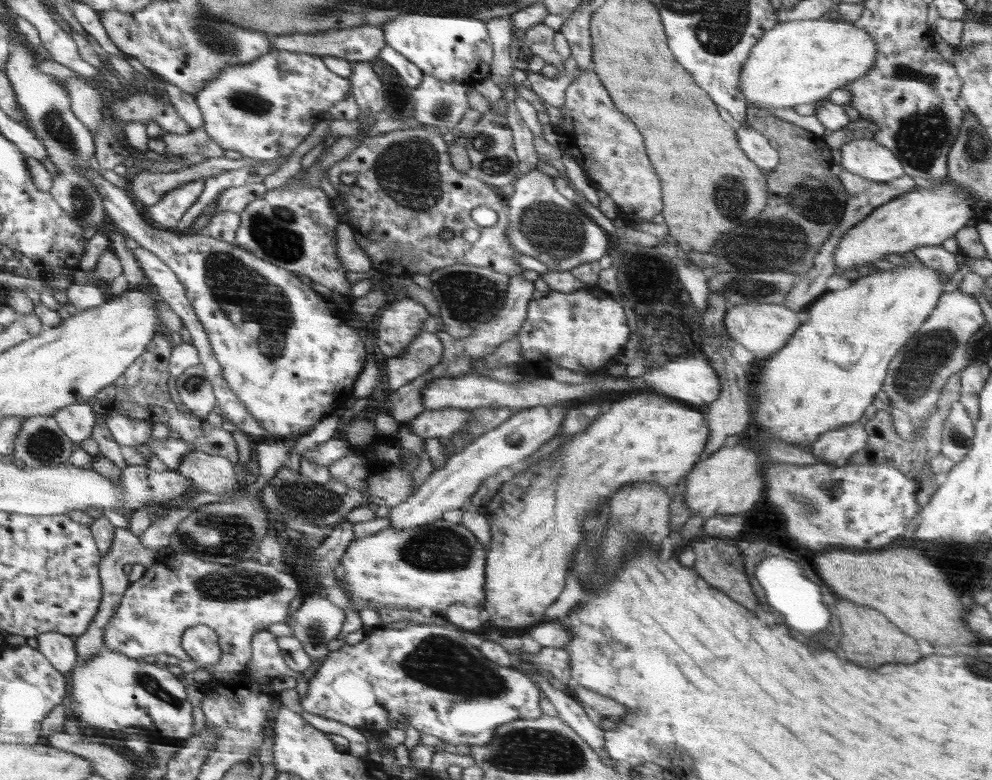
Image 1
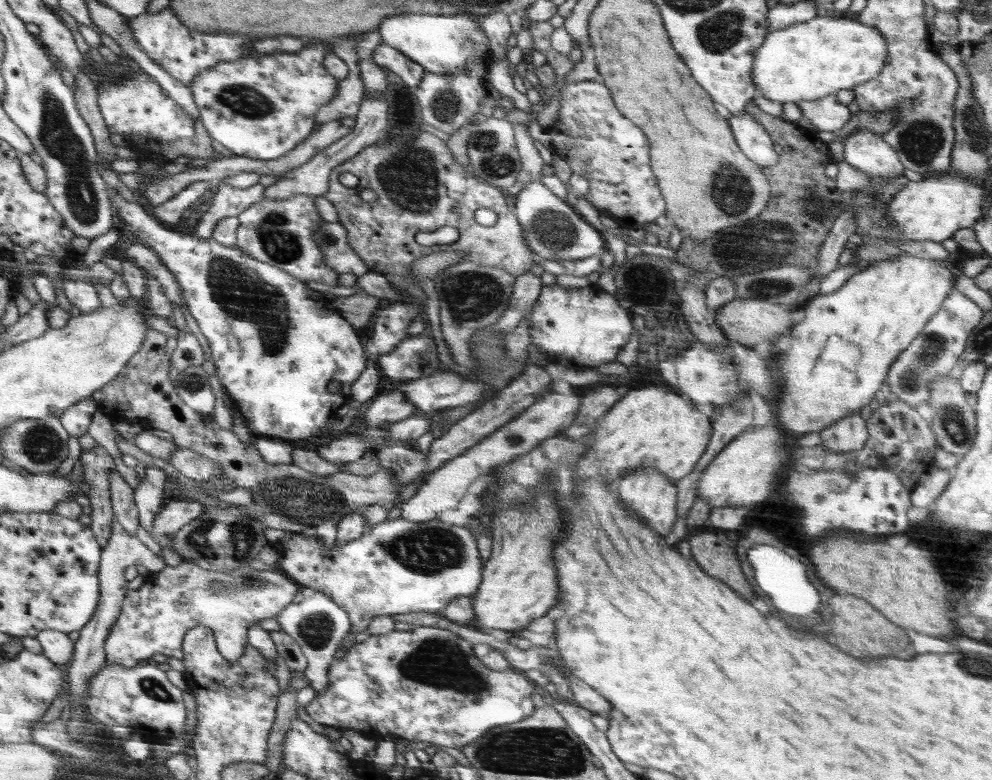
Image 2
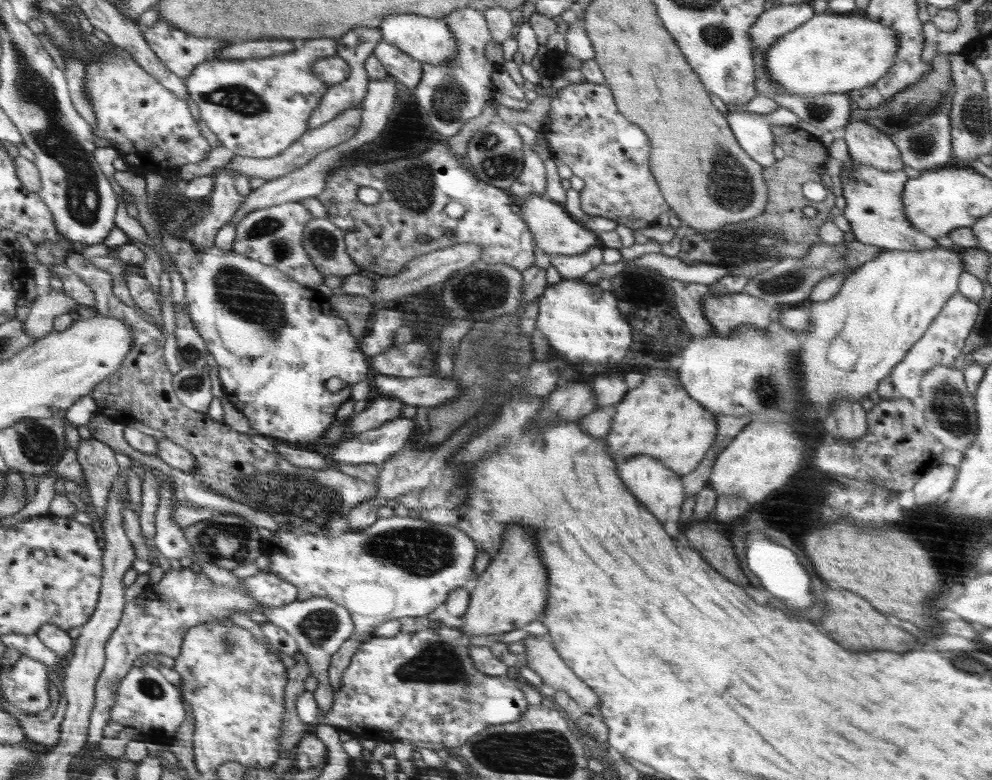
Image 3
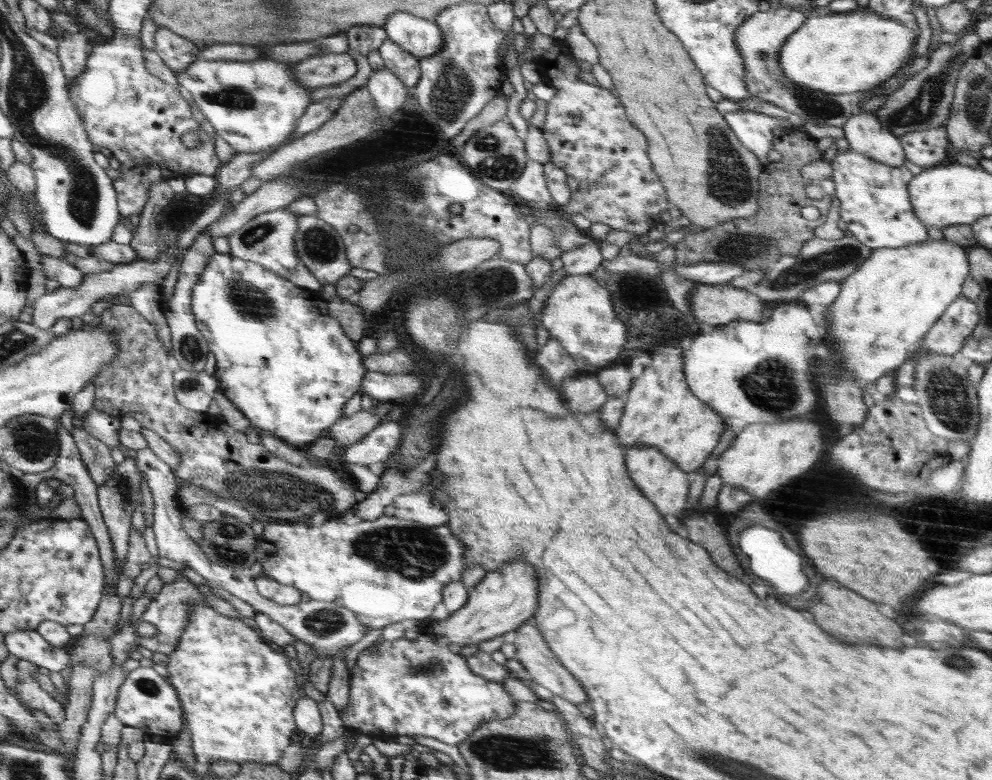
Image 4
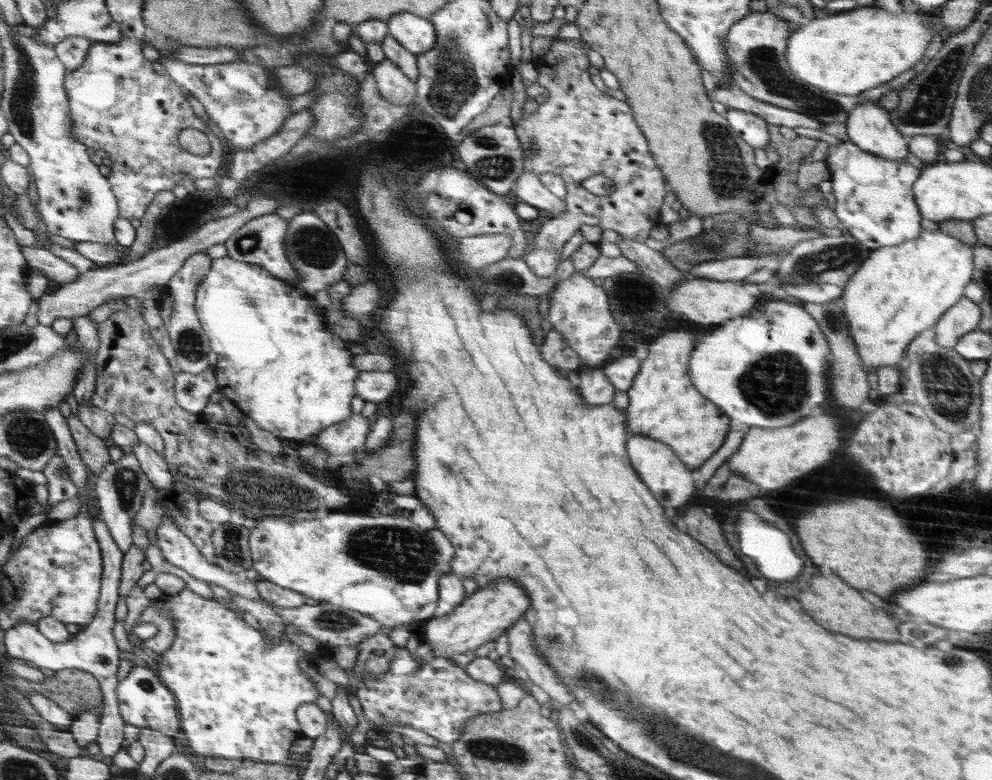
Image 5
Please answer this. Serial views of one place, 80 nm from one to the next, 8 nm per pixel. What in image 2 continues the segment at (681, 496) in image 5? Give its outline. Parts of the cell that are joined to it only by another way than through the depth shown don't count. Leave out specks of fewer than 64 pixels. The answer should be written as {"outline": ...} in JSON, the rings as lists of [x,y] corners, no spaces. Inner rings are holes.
{"outline":[[[636,468],[612,484],[620,492],[620,500],[632,508],[646,524],[650,524],[660,536],[666,536],[677,520],[677,486],[671,483],[664,473],[655,468]]]}

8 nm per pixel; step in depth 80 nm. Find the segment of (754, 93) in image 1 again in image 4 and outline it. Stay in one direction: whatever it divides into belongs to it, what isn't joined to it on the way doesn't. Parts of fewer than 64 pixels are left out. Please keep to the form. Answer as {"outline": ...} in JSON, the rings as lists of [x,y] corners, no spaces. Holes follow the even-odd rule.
{"outline":[[[868,8],[847,13],[816,12],[785,40],[779,63],[797,86],[829,95],[855,93],[874,89],[897,74],[909,52],[915,50],[916,41],[912,29]]]}

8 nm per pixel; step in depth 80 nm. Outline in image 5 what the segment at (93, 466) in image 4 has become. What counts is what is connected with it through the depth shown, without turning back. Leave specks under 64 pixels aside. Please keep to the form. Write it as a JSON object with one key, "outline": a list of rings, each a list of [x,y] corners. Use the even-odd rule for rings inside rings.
{"outline":[[[74,413],[68,416],[67,424],[70,426],[71,435],[75,437],[79,455],[88,468],[92,470],[90,473],[94,473],[98,478],[103,466],[112,461],[104,439],[92,434]]]}

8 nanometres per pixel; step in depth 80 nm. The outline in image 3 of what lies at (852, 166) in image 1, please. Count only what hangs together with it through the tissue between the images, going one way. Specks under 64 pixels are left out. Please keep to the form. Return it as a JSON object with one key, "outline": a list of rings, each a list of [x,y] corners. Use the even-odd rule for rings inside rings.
{"outline":[[[849,121],[844,127],[844,140],[850,160],[884,172],[898,172],[905,165],[896,144],[880,129],[866,121]]]}

